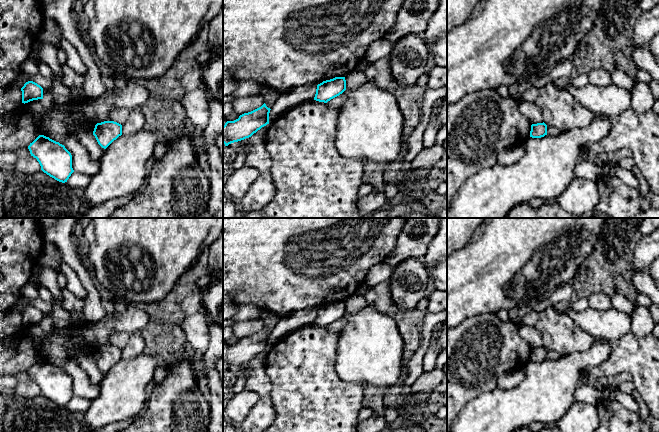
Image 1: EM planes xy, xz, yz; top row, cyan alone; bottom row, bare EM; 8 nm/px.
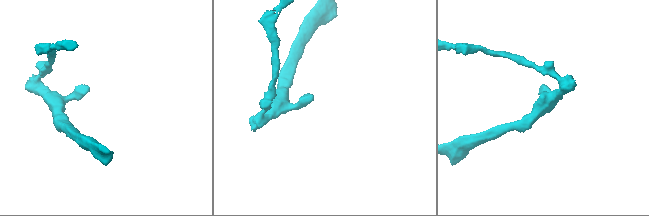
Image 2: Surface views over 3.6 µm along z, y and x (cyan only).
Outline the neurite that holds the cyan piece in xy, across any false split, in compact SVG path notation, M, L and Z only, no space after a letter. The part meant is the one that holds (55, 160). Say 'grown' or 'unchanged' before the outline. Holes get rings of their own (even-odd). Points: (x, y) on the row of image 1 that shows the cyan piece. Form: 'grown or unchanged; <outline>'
unchanged; M39 135L30 143L28 149L31 156L39 162L41 170L55 180L65 183L74 172L72 155L59 142Z

